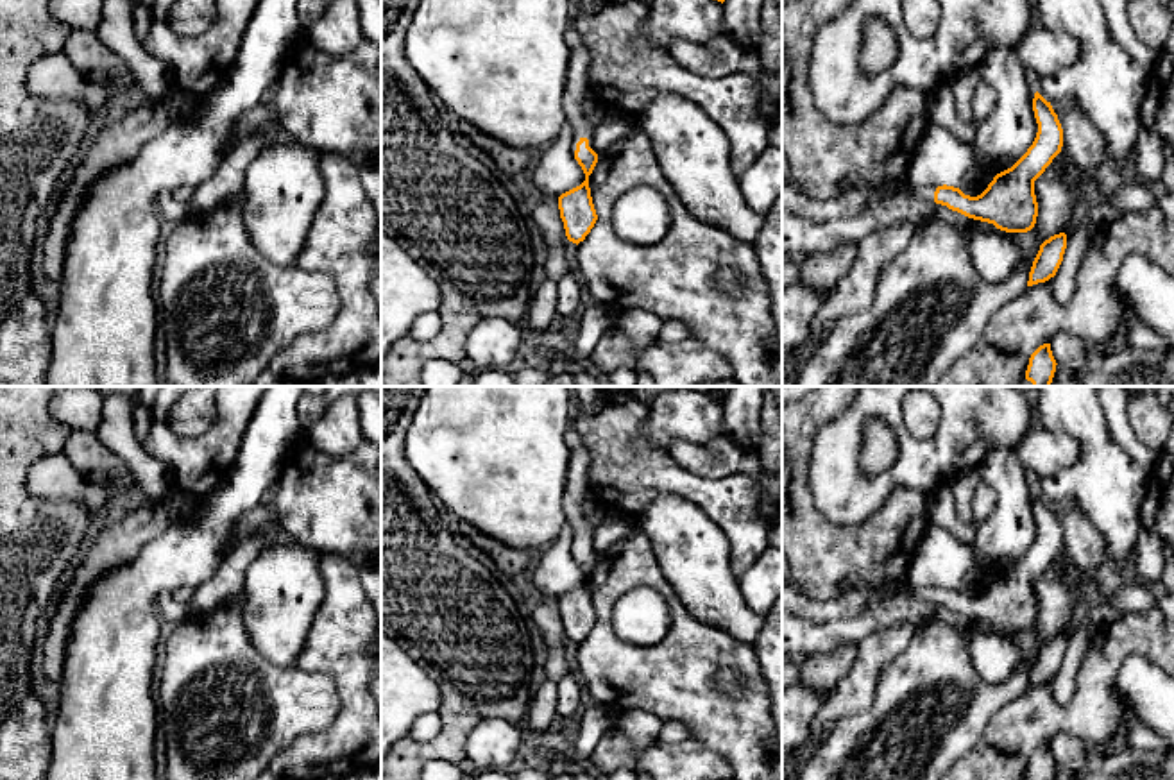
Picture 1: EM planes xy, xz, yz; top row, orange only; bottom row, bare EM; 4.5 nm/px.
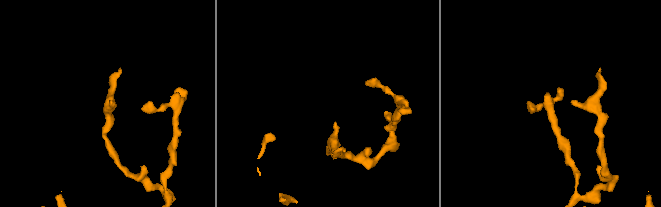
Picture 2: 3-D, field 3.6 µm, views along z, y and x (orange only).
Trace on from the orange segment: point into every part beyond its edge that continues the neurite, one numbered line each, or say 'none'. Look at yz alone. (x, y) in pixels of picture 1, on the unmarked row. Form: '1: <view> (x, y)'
1: yz (856, 600)

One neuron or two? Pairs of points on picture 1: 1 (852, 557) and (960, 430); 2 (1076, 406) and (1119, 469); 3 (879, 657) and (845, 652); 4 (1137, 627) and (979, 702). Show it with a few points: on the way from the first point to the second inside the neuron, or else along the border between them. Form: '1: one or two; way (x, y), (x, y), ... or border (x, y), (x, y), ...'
1: two; border (926, 492), (915, 487), (899, 487), (877, 512)
2: one; way (1087, 423), (1103, 453)
3: two; border (858, 646), (850, 671), (833, 689)
4: two; border (1028, 687), (994, 712)

